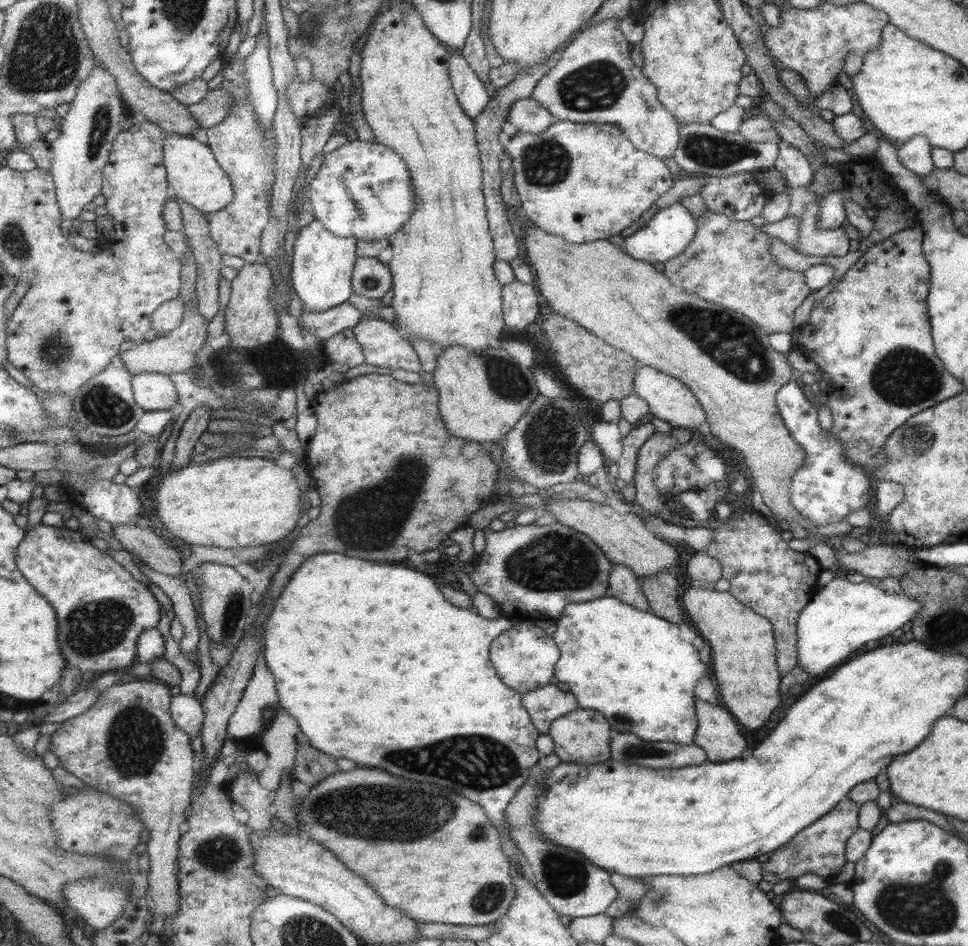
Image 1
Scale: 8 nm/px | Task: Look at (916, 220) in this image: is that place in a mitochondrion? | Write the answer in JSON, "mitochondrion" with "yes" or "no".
{"mitochondrion":"no"}

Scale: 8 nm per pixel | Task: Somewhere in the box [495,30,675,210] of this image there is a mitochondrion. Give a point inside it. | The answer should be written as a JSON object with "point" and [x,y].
{"point":[598,86]}

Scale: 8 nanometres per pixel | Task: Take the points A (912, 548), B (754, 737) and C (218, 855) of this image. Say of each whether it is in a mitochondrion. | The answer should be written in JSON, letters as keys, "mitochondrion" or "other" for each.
{"A":"other","B":"other","C":"mitochondrion"}

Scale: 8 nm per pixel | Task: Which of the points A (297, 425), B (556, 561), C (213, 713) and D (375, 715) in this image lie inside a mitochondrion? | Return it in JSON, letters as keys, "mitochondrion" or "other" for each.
{"A":"other","B":"mitochondrion","C":"other","D":"other"}

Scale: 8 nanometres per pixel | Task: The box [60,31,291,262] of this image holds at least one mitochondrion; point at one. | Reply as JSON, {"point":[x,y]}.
{"point":[100,126]}

